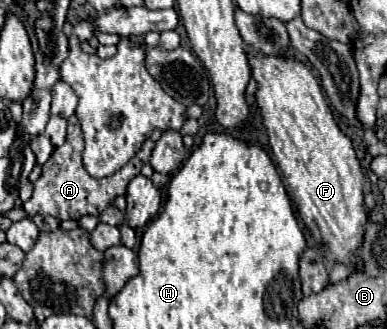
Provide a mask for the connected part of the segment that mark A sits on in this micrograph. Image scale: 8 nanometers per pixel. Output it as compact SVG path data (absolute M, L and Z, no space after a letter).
M73 115L73 117L67 119L67 123L69 123L69 127L67 127L67 141L65 141L65 145L61 145L61 147L57 147L53 151L49 161L43 165L41 177L35 181L33 197L27 203L23 203L23 209L25 209L25 213L29 217L53 215L53 217L57 217L61 221L63 219L75 219L77 221L83 215L99 217L115 201L115 197L125 195L129 181L141 173L141 167L149 161L153 145L155 145L151 139L147 139L143 143L143 147L137 151L137 155L123 169L119 169L111 177L97 179L97 177L91 177L85 171L83 161L81 161L81 155L83 155L83 131L81 131L79 119Z

